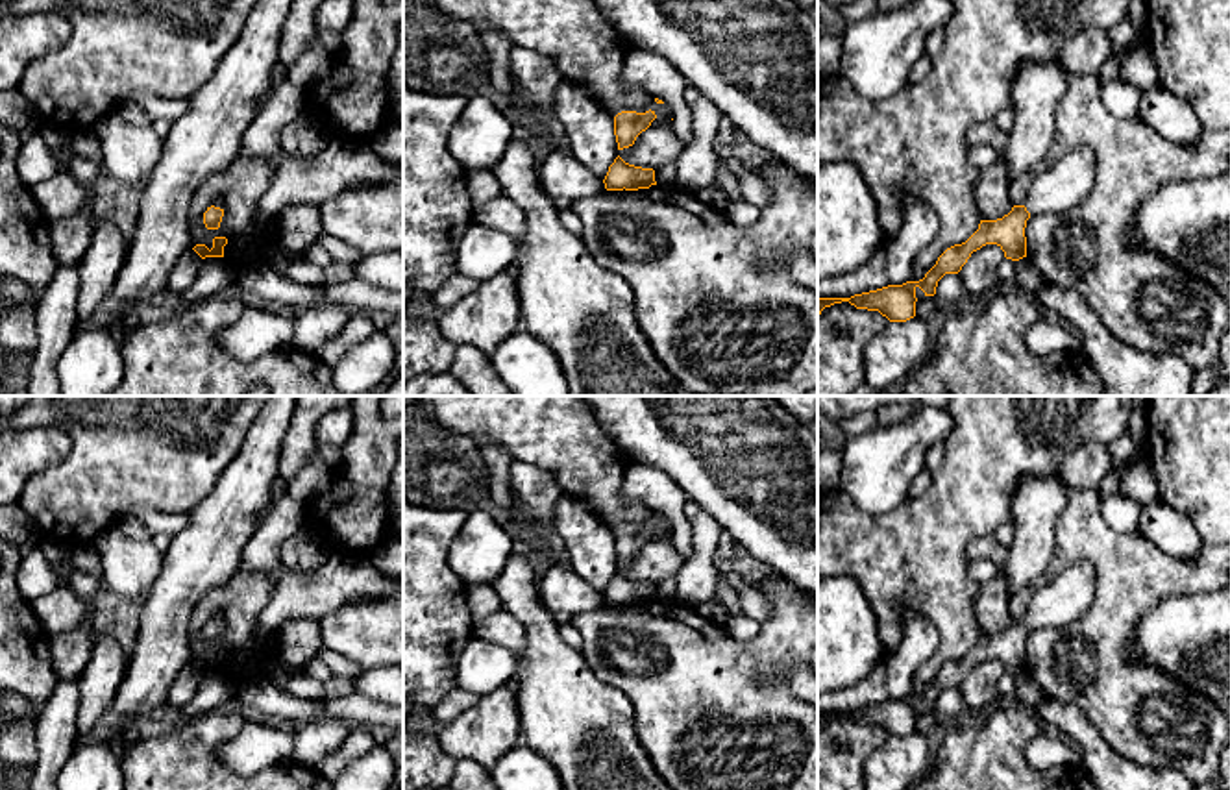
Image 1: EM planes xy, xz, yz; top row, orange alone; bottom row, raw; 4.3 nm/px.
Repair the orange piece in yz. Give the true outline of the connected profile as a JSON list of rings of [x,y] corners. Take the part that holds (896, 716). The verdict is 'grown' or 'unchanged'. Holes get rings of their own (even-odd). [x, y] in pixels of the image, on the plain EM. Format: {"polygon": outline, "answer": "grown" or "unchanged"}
{"polygon": [[[1014,620],[1002,633],[980,635],[978,644],[966,657],[947,662],[923,694],[888,699],[851,712],[818,712],[818,731],[825,722],[849,716],[856,723],[879,725],[890,736],[906,736],[916,731],[916,703],[919,701],[925,710],[934,710],[938,696],[945,688],[958,688],[971,668],[982,660],[997,659],[1012,675],[1027,672],[1025,642],[1028,633],[1030,627],[1025,620]]], "answer": "unchanged"}

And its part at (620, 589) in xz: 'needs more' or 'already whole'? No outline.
already whole

